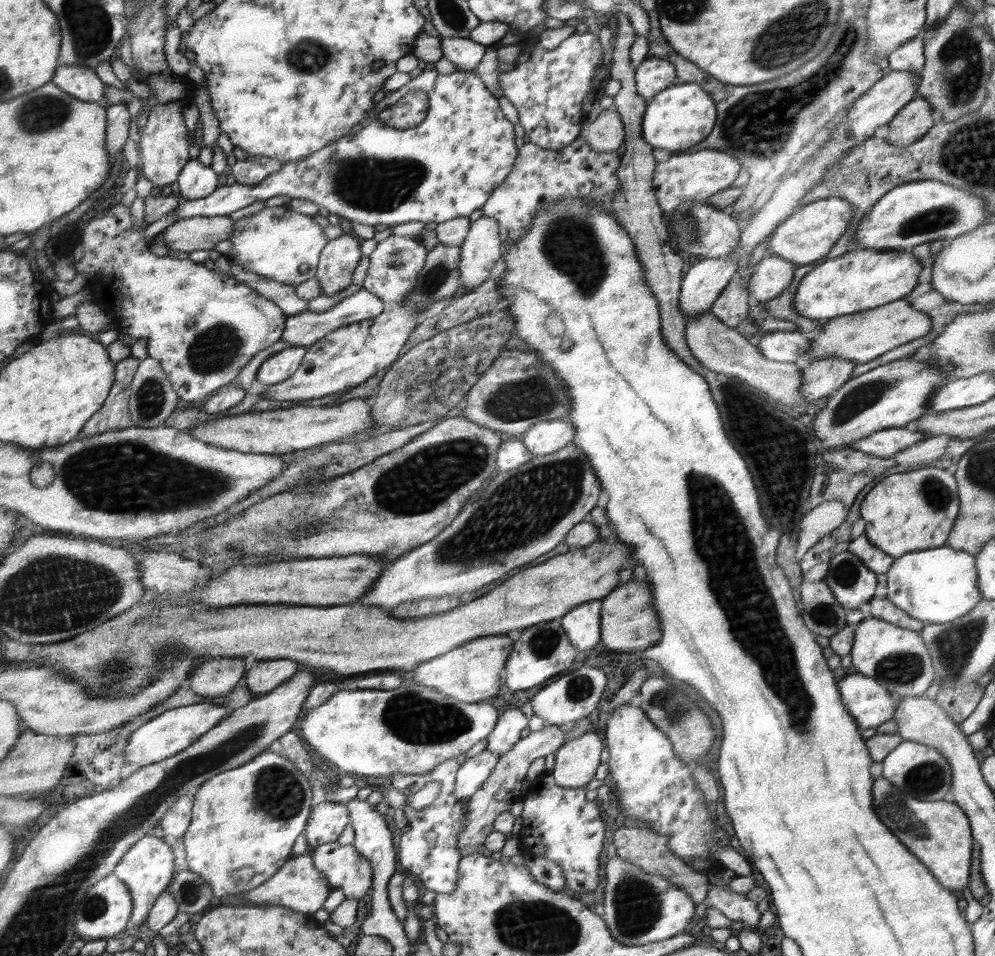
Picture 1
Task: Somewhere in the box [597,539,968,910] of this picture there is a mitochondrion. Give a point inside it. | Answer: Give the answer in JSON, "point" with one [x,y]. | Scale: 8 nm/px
{"point":[900,810]}

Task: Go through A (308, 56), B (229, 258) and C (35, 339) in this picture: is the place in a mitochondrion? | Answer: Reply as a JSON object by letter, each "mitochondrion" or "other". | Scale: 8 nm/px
{"A":"mitochondrion","B":"other","C":"other"}

